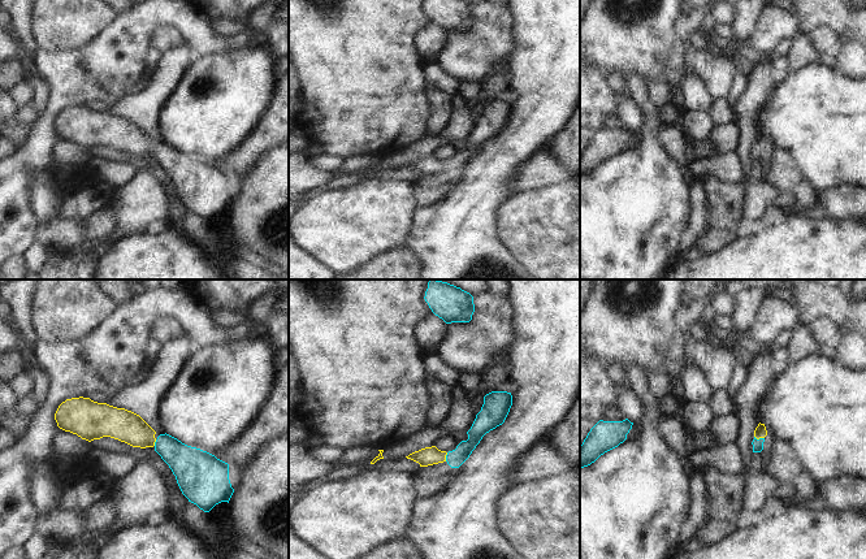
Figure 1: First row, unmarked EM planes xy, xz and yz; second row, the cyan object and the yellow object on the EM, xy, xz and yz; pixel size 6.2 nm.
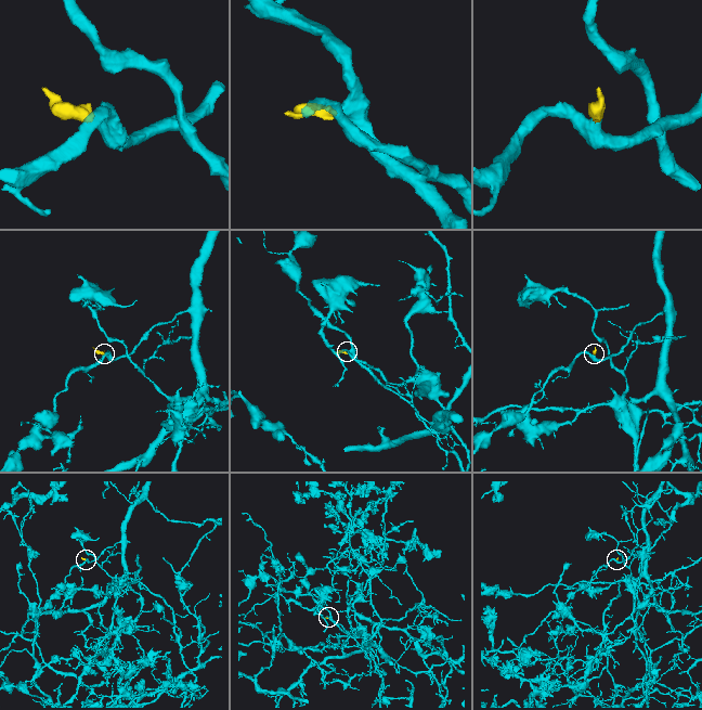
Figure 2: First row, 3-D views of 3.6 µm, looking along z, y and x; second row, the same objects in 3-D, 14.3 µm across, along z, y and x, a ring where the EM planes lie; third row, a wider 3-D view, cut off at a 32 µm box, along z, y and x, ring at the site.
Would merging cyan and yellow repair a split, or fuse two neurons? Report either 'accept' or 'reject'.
accept

